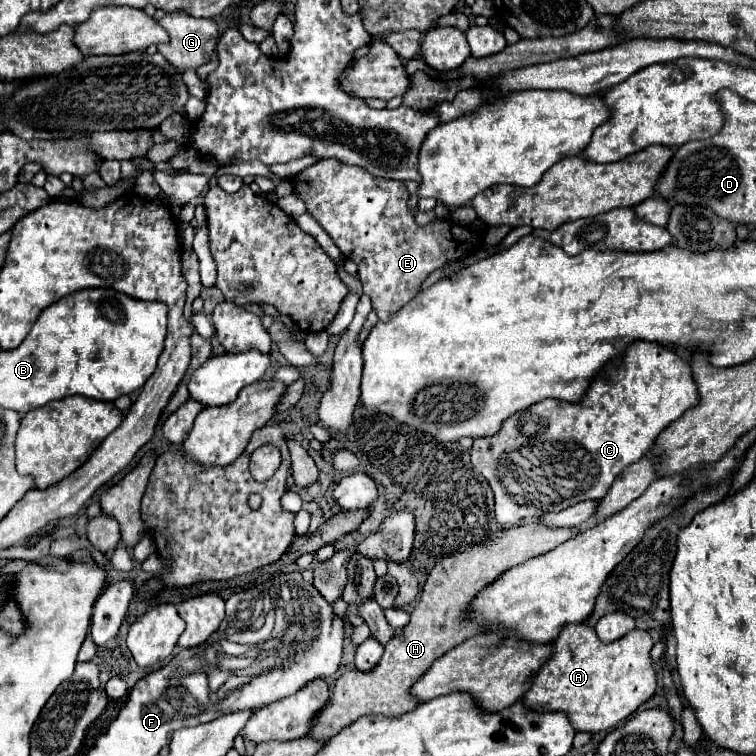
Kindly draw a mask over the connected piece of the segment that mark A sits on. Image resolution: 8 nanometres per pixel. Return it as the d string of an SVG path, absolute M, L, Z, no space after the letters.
M572 623L564 625L550 645L552 655L524 695L524 707L532 711L562 711L568 715L574 731L610 731L656 691L656 671L650 661L654 643L648 631L634 629L614 643L602 643L594 629Z

